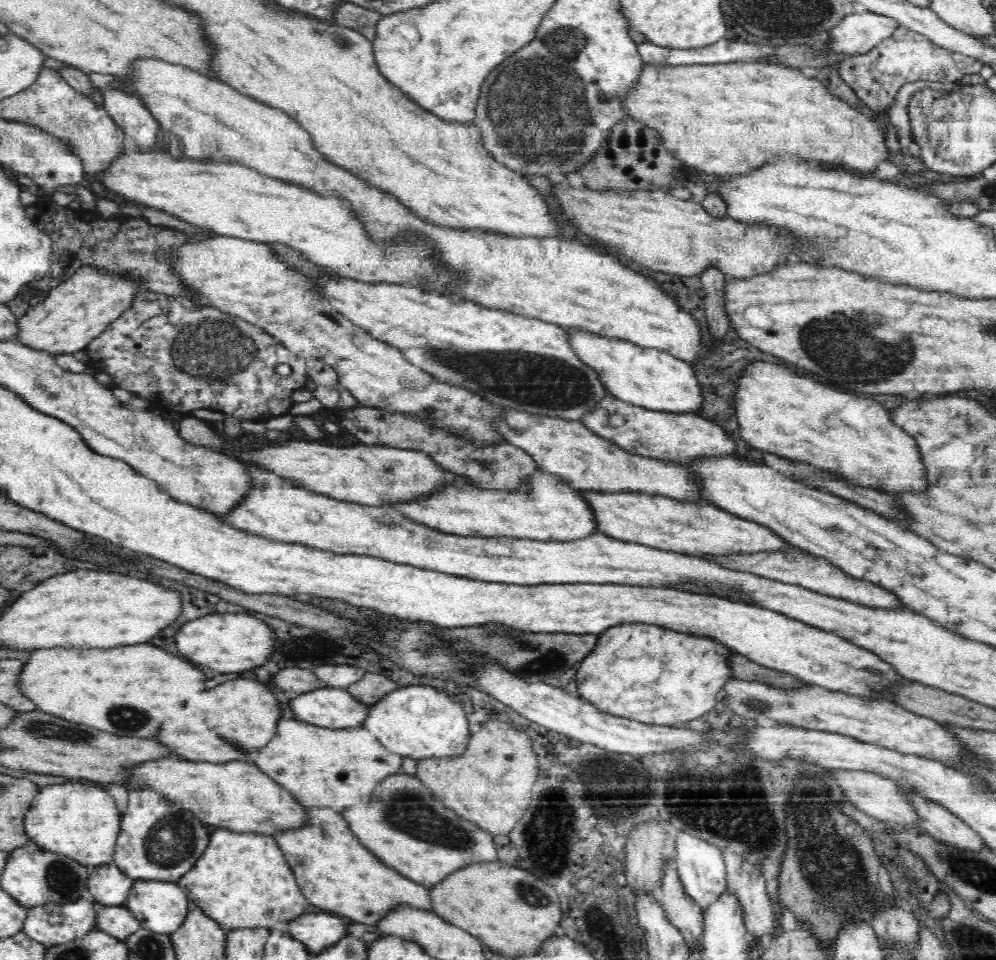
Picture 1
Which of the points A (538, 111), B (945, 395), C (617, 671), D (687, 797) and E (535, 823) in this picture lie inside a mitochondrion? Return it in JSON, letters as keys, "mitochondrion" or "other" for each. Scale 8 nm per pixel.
{"A":"mitochondrion","B":"other","C":"other","D":"mitochondrion","E":"mitochondrion"}

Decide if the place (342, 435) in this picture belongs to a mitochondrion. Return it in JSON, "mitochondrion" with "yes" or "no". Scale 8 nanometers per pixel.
{"mitochondrion":"no"}

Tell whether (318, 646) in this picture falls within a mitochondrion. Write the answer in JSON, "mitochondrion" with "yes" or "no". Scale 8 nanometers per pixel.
{"mitochondrion":"yes"}

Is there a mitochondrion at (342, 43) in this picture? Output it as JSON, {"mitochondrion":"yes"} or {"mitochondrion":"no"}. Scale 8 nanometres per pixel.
{"mitochondrion":"yes"}

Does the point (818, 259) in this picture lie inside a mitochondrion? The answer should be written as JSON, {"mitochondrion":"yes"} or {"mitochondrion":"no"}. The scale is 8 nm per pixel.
{"mitochondrion":"no"}

